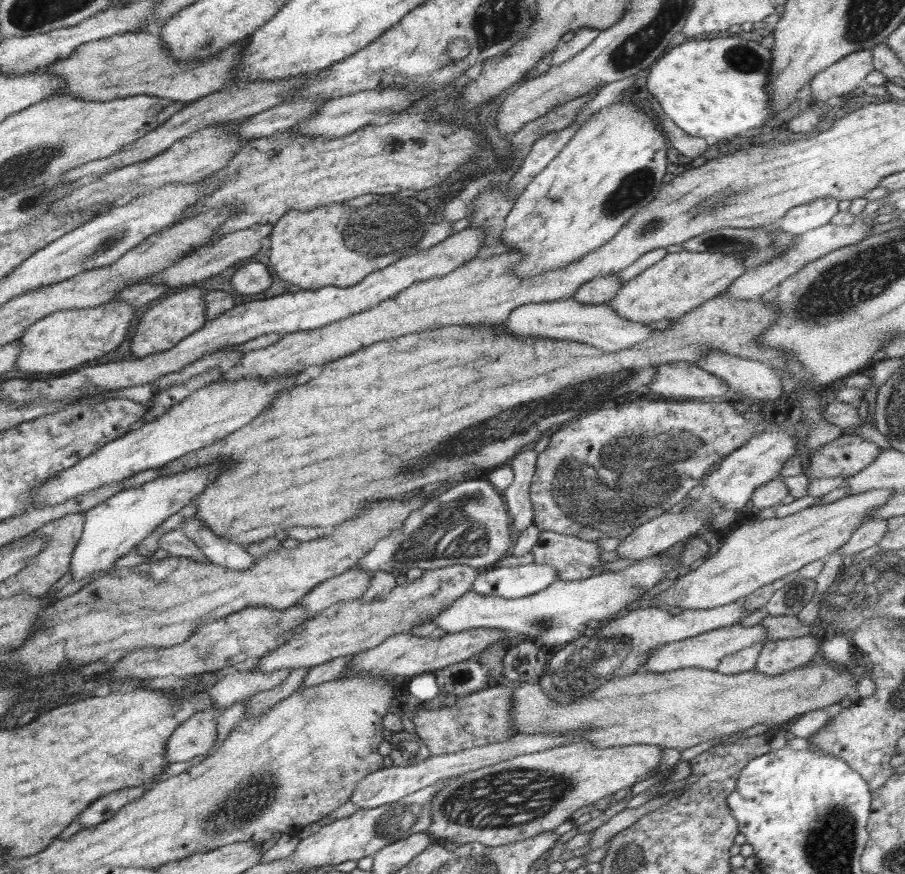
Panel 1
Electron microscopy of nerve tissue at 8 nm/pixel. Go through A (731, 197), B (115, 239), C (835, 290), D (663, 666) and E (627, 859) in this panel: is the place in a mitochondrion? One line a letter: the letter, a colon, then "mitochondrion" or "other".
A: mitochondrion
B: mitochondrion
C: mitochondrion
D: other
E: mitochondrion

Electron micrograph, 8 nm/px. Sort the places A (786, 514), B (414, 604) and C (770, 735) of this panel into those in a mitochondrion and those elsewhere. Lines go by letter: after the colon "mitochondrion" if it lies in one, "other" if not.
A: other
B: other
C: other

